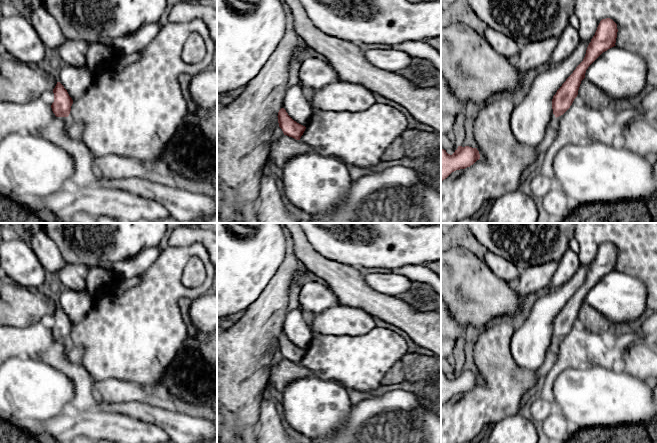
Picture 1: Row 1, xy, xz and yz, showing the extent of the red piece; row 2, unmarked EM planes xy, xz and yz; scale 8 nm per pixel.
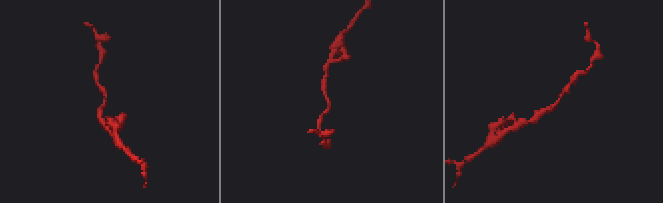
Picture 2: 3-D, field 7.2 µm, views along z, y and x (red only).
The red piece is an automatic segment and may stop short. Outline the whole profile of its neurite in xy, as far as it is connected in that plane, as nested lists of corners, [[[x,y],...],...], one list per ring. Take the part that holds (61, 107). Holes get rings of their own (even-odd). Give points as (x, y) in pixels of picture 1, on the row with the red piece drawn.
[[[57,82],[53,89],[54,102],[51,105],[52,111],[56,117],[68,117],[73,104],[72,98],[69,96],[64,86]]]

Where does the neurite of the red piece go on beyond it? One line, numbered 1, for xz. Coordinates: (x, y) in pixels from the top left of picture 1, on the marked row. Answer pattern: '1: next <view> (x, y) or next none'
1: next none

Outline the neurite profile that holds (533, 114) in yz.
[[[591,39],[580,40],[577,48],[563,62],[549,70],[538,71],[525,96],[521,100],[518,100],[510,119],[510,127],[518,143],[527,146],[537,146],[543,140],[546,129],[553,124],[556,119],[552,109],[553,96],[576,67],[583,61],[590,42]]]

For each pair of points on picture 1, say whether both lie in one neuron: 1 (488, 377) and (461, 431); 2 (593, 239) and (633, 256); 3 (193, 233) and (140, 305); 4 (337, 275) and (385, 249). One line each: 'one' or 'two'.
1: one
2: one
3: two
4: two

